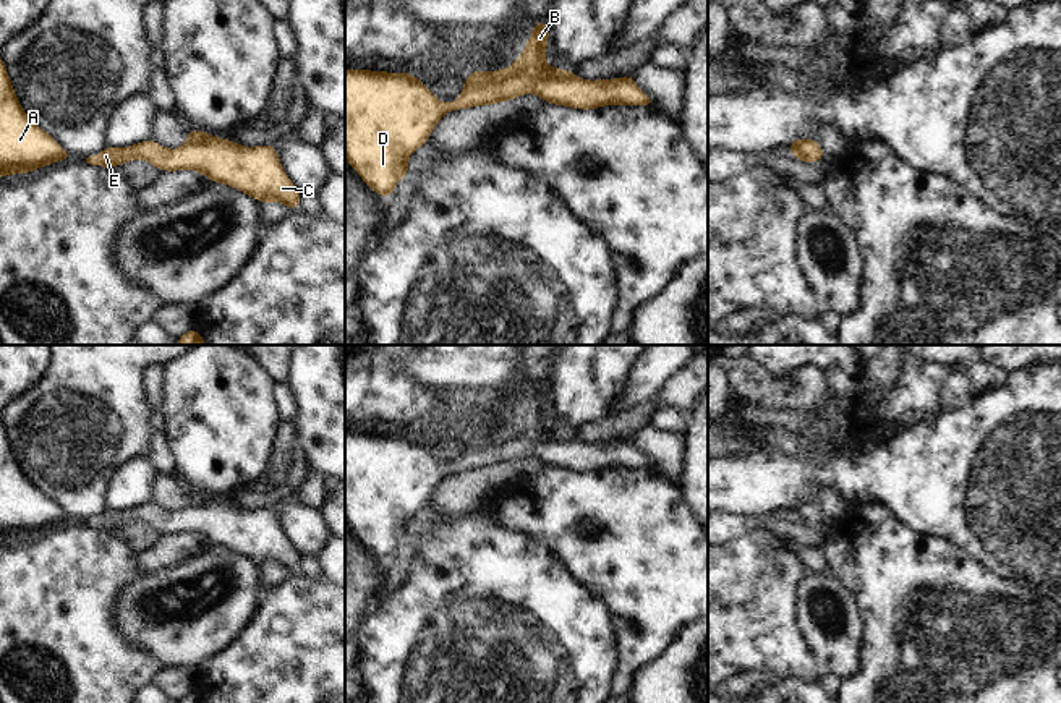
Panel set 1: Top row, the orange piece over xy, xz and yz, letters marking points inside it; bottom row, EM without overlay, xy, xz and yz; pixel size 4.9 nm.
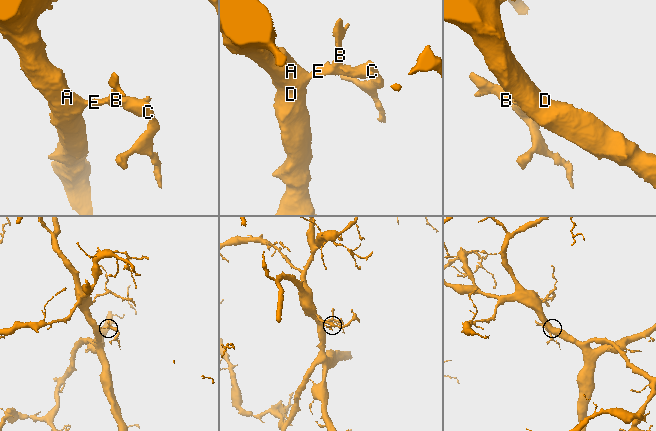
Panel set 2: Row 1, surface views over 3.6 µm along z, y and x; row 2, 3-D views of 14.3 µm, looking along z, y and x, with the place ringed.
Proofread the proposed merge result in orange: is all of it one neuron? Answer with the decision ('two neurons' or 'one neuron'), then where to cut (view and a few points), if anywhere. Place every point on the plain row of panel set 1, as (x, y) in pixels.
one neuron; no cut

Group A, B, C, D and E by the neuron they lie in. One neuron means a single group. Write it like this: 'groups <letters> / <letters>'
groups A B C D E

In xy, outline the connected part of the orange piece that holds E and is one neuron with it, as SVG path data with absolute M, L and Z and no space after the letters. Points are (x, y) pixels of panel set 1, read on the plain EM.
M188 491L186 502L178 512L165 512L156 502L126 510L105 509L86 525L115 531L146 522L160 535L198 533L209 544L236 551L261 567L279 564L292 575L300 573L301 556L287 539L274 507L246 510L194 491Z

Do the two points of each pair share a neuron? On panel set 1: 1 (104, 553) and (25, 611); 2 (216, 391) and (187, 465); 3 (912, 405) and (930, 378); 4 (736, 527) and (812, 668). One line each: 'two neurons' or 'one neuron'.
1: one neuron
2: one neuron
3: one neuron
4: two neurons

